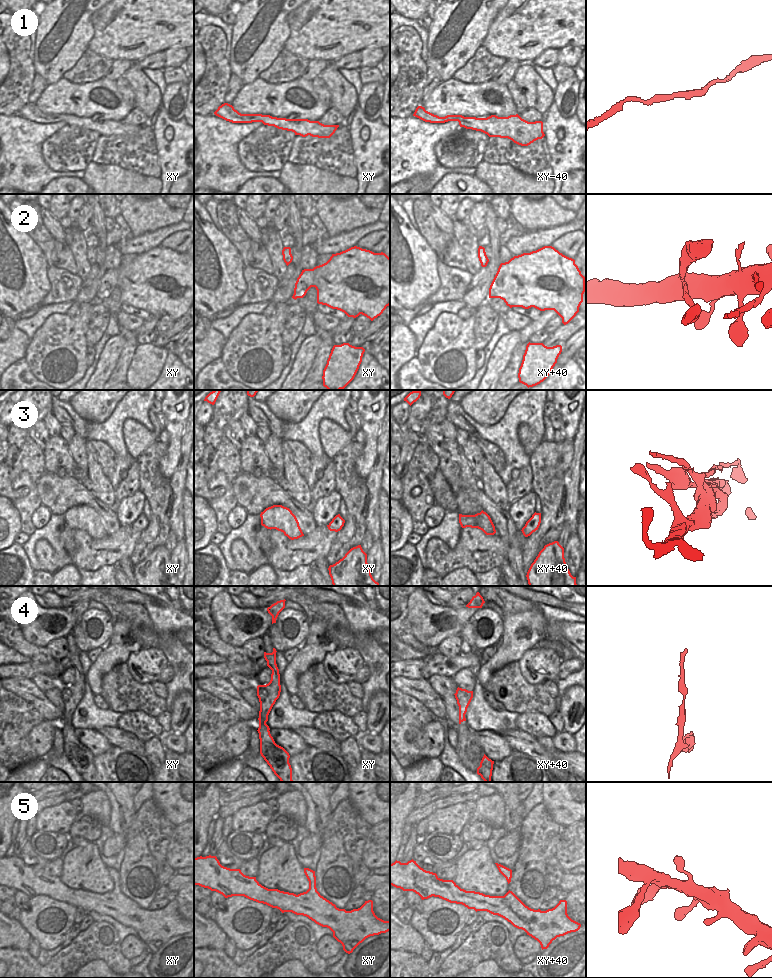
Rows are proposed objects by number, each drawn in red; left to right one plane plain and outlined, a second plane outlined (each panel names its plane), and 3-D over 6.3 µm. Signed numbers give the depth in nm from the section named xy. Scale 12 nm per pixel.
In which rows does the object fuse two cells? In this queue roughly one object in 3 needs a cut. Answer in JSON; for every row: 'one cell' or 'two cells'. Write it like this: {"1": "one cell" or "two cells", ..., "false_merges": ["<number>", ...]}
{"1": "one cell", "2": "one cell", "3": "two cells", "4": "one cell", "5": "one cell", "false_merges": ["3"]}

